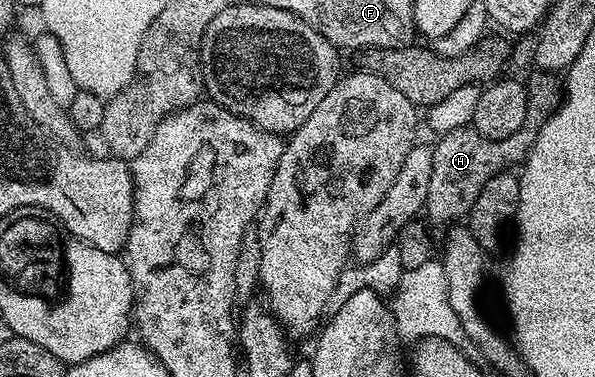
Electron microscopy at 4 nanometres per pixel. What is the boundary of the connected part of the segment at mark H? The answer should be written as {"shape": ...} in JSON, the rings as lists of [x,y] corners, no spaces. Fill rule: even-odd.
{"shape":[[[535,72],[531,81],[525,82],[528,95],[528,115],[526,125],[516,135],[508,135],[508,139],[493,141],[480,135],[473,127],[457,129],[451,133],[443,133],[437,138],[438,145],[433,146],[432,179],[428,183],[428,199],[425,212],[441,227],[458,223],[469,214],[472,203],[476,203],[476,195],[484,191],[484,183],[497,173],[504,173],[521,166],[542,124],[549,119],[550,114],[557,111],[564,96],[563,86],[553,73]]]}

